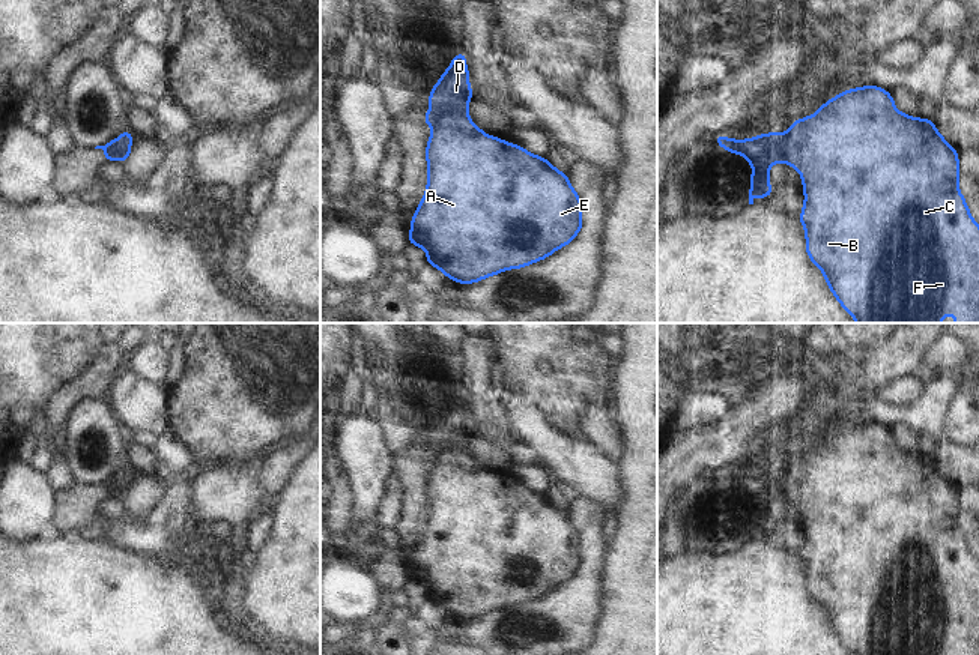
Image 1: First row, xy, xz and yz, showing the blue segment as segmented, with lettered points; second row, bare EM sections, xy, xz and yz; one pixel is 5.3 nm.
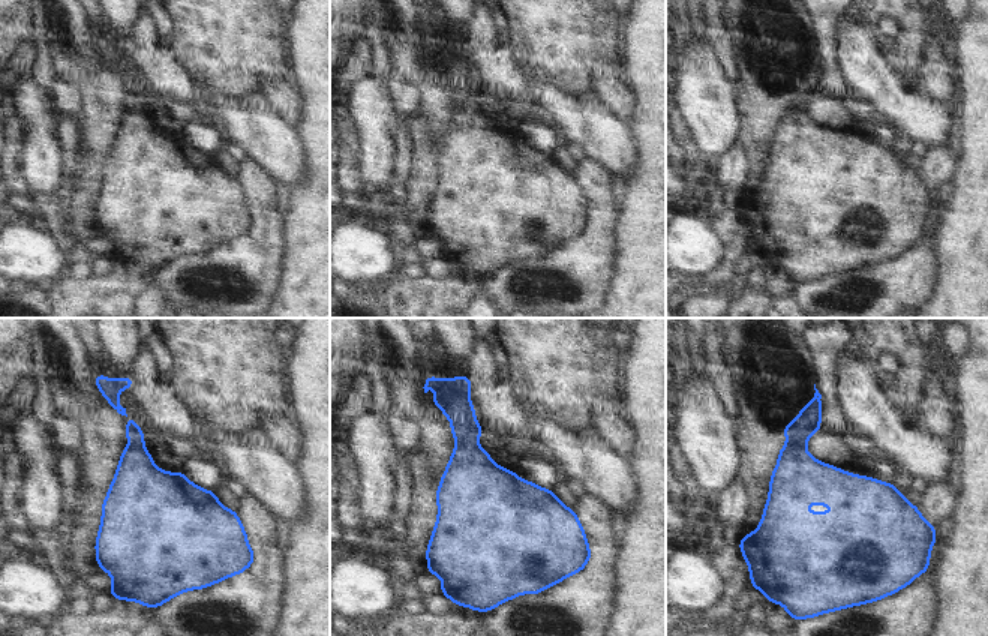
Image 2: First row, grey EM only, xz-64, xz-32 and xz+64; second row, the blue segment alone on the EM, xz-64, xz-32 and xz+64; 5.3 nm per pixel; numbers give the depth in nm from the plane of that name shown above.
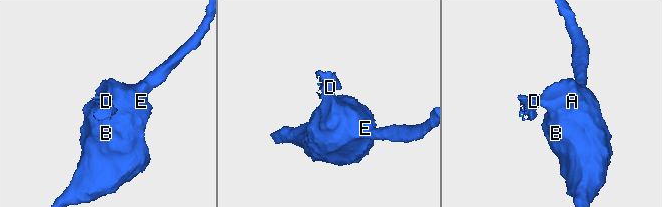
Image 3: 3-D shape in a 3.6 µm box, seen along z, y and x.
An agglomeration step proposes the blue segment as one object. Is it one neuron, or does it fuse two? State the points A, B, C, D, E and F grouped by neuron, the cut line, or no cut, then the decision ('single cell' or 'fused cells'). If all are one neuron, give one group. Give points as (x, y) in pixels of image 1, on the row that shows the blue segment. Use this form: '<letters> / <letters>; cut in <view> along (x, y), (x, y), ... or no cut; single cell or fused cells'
A B C E F / D; cut in xz along (468, 117), (459, 111), (445, 111), (435, 123); fused cells

